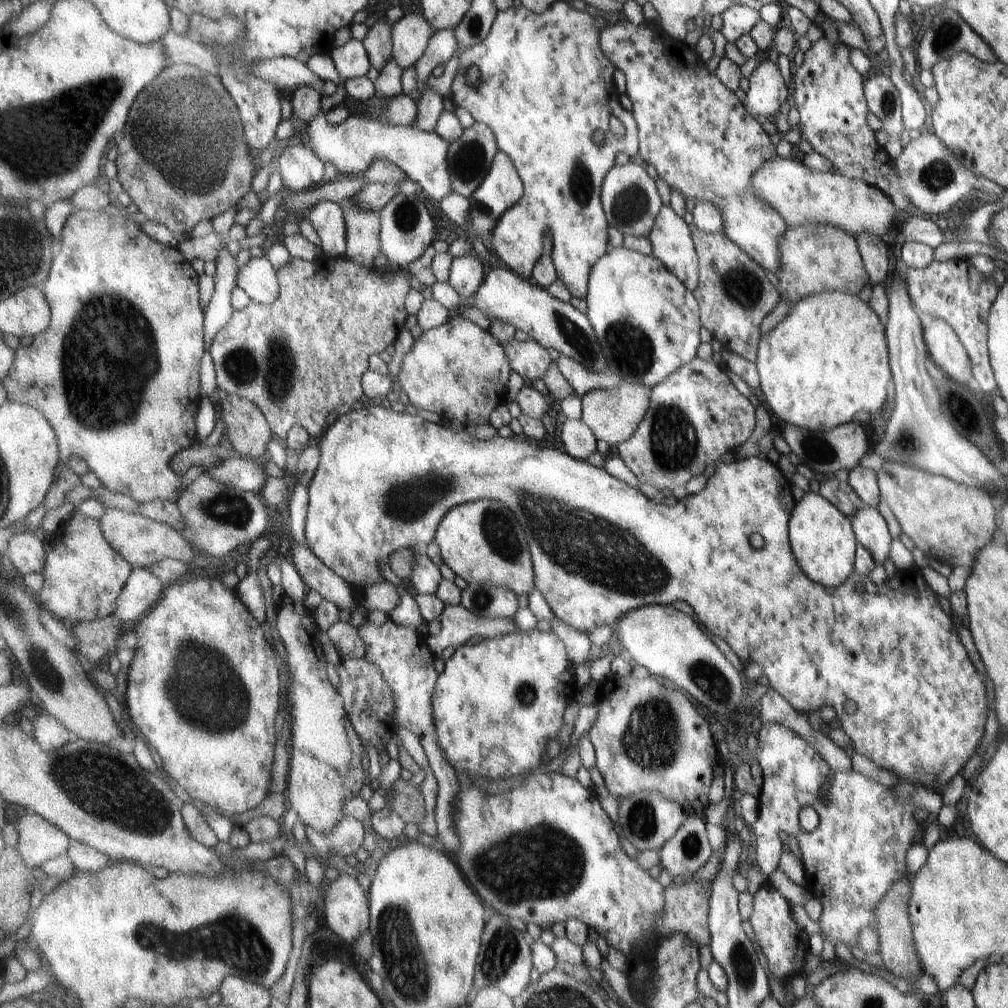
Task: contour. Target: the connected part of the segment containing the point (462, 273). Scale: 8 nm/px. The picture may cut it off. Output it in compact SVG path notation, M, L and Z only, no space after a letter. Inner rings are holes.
M473 252L453 259L450 283L463 299L475 296L485 280L483 262Z

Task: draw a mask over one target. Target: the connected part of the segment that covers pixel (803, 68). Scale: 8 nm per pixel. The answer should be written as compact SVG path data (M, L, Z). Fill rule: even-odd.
M823 34L819 40L812 42L804 52L803 61L796 67L792 75L793 94L791 105L799 114L796 124L799 130L800 140L805 140L814 153L827 159L833 168L833 172L850 179L861 179L872 187L879 189L892 202L893 208L898 214L912 212L910 200L902 195L898 185L898 176L894 173L893 160L877 145L873 131L865 121L865 113L868 111L862 93L862 76L851 66L849 53L851 49L843 43L830 43Z

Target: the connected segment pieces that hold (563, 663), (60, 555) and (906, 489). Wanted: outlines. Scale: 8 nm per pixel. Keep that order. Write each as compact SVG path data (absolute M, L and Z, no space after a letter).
M538 628L532 631L517 631L499 638L485 639L475 644L466 643L456 648L455 654L446 660L445 670L440 674L433 694L433 714L435 714L435 726L437 726L437 736L439 736L439 746L445 750L447 760L453 764L455 770L467 770L469 774L483 776L489 780L501 780L501 778L511 778L511 776L525 776L531 771L536 771L544 762L547 752L547 742L551 739L557 740L559 732L562 732L563 716L567 706L575 699L577 687L575 676L571 671L573 665L568 656L567 649L563 641L553 632L544 633Z
M77 509L51 540L40 603L67 626L111 617L133 571L132 564L107 541L100 520L89 518Z
M883 461L876 473L880 498L887 503L889 510L899 523L901 532L919 548L925 557L939 560L951 568L969 569L974 554L991 541L995 530L995 512L988 492L979 487L968 487L957 484L947 477L927 474L913 465L897 464L895 461Z

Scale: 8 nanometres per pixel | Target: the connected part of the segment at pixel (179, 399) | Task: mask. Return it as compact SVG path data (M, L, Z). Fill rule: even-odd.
M87 210L76 212L67 220L52 268L42 290L51 306L51 327L35 337L29 347L21 347L16 351L15 366L10 375L2 380L8 401L33 406L47 418L58 437L62 463L68 464L73 456L83 458L102 485L111 492L129 495L139 502L157 499L177 502L179 498L176 492L181 488L181 475L171 468L169 462L180 450L189 449L200 442L196 418L202 399L200 376L202 358L206 353L206 313L201 308L199 276L195 268L178 248L157 242L131 219Z

